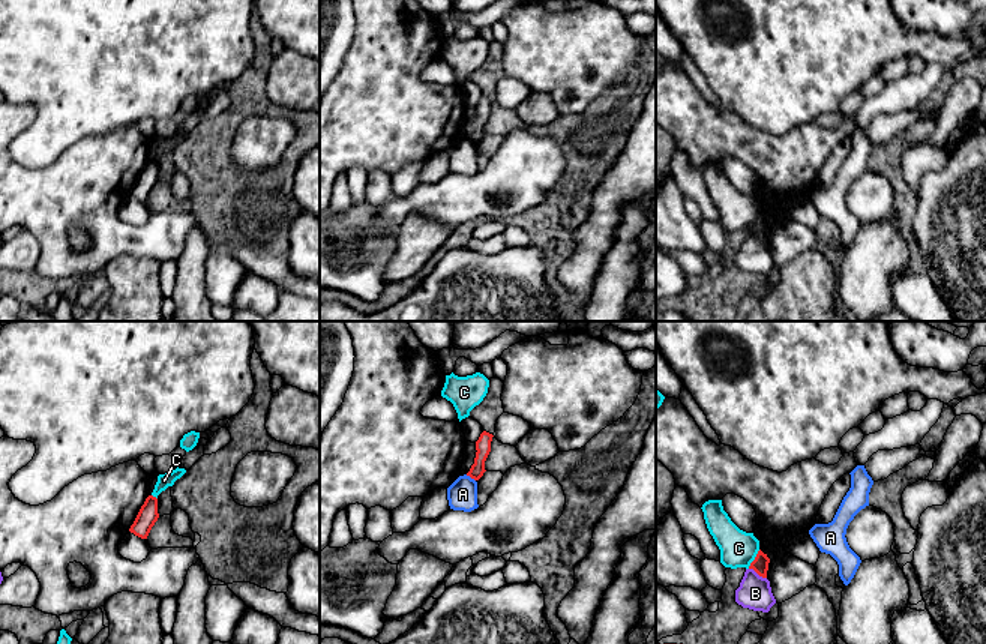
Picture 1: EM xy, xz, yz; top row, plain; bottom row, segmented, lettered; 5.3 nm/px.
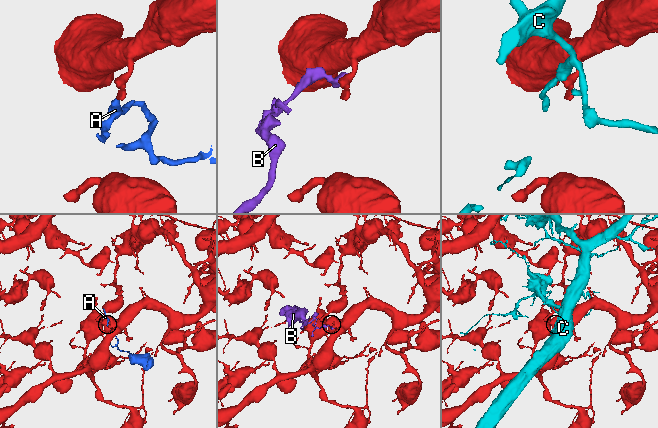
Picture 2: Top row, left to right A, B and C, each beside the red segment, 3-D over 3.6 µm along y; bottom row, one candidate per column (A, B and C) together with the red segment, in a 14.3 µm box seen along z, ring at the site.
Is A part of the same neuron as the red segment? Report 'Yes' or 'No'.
No

